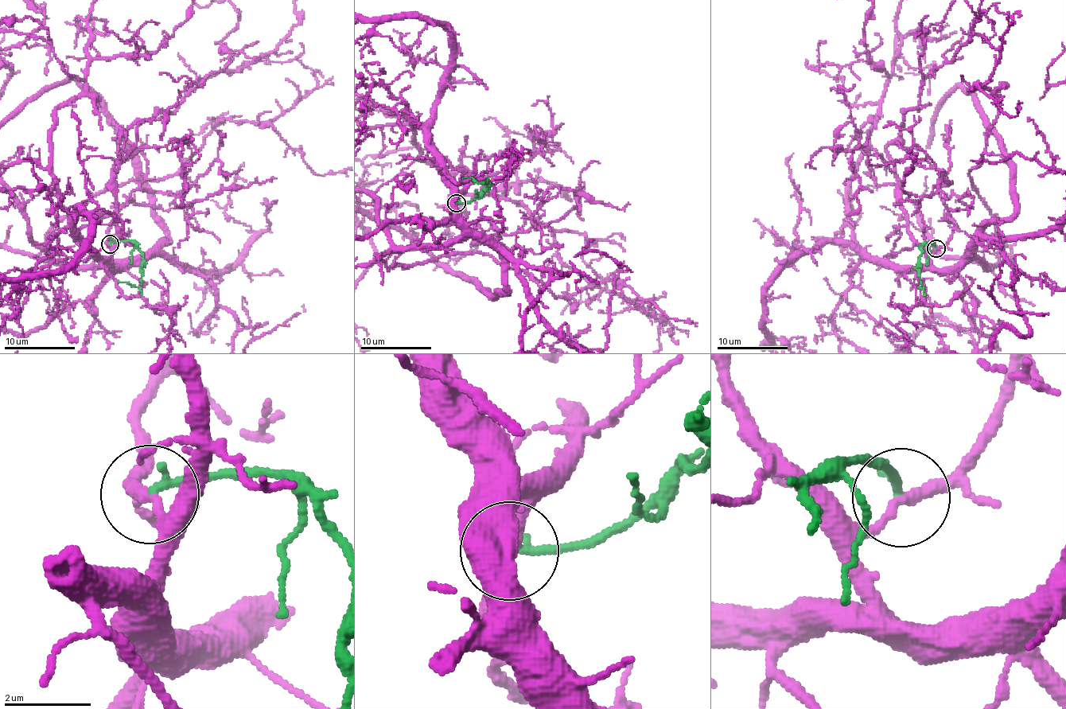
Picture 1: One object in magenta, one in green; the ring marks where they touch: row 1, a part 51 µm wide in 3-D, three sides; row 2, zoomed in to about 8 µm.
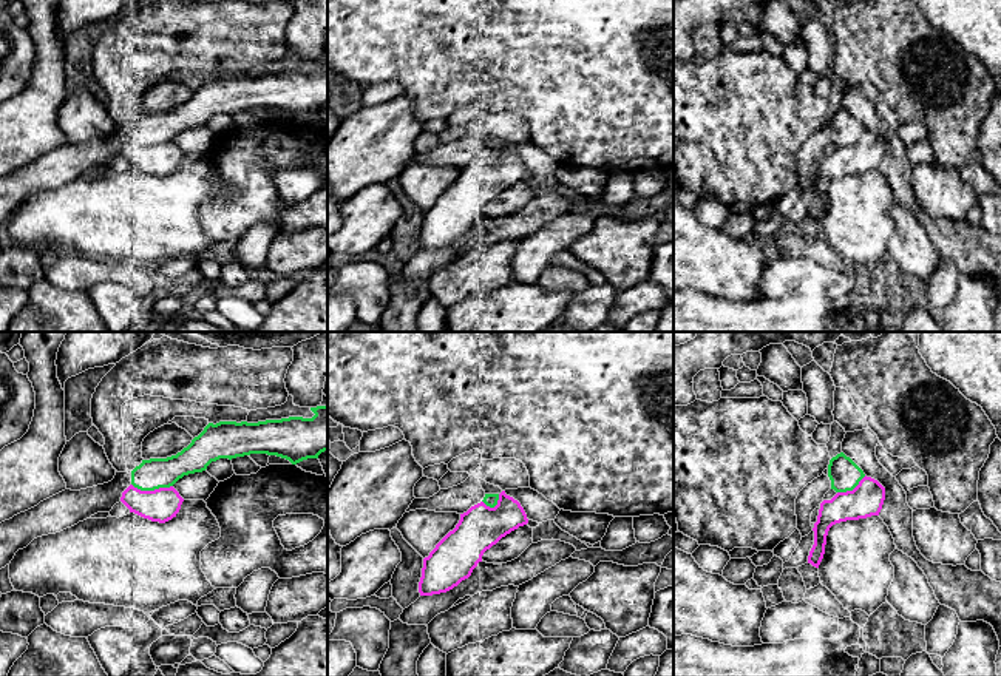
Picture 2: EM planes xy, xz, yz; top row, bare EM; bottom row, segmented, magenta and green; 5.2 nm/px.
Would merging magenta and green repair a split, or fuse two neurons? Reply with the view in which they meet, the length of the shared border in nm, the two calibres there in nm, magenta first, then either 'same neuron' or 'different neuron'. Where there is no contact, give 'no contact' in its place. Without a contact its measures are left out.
meets magenta in xy; contact 220 nm long; 180 nm thick on the magenta side, 160 nm on the other; different neuron

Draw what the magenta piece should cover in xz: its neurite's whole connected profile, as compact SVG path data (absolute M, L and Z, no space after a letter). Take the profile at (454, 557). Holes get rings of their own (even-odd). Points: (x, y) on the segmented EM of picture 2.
M505 491L499 494L494 508L484 502L471 506L460 514L456 528L423 559L420 596L446 593L457 586L471 576L487 549L527 523L524 508Z

